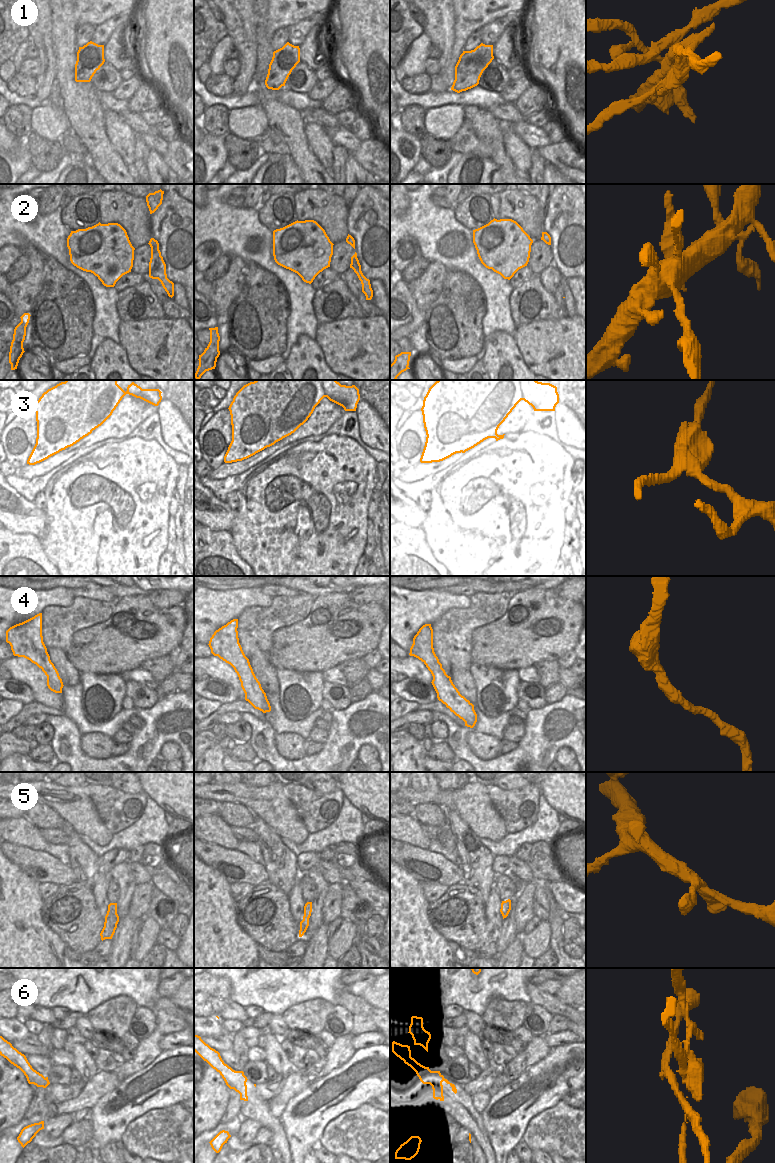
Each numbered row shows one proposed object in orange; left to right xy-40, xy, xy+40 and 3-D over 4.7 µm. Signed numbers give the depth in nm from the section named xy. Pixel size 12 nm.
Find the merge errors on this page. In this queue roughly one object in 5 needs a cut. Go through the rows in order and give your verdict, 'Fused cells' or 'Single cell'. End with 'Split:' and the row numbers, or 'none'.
1: Fused cells
2: Single cell
3: Fused cells
4: Single cell
5: Single cell
6: Fused cells
Split: 1, 3, 6.

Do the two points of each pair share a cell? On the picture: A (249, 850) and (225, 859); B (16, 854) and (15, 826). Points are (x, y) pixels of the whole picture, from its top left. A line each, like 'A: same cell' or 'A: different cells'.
A: different cells
B: different cells

